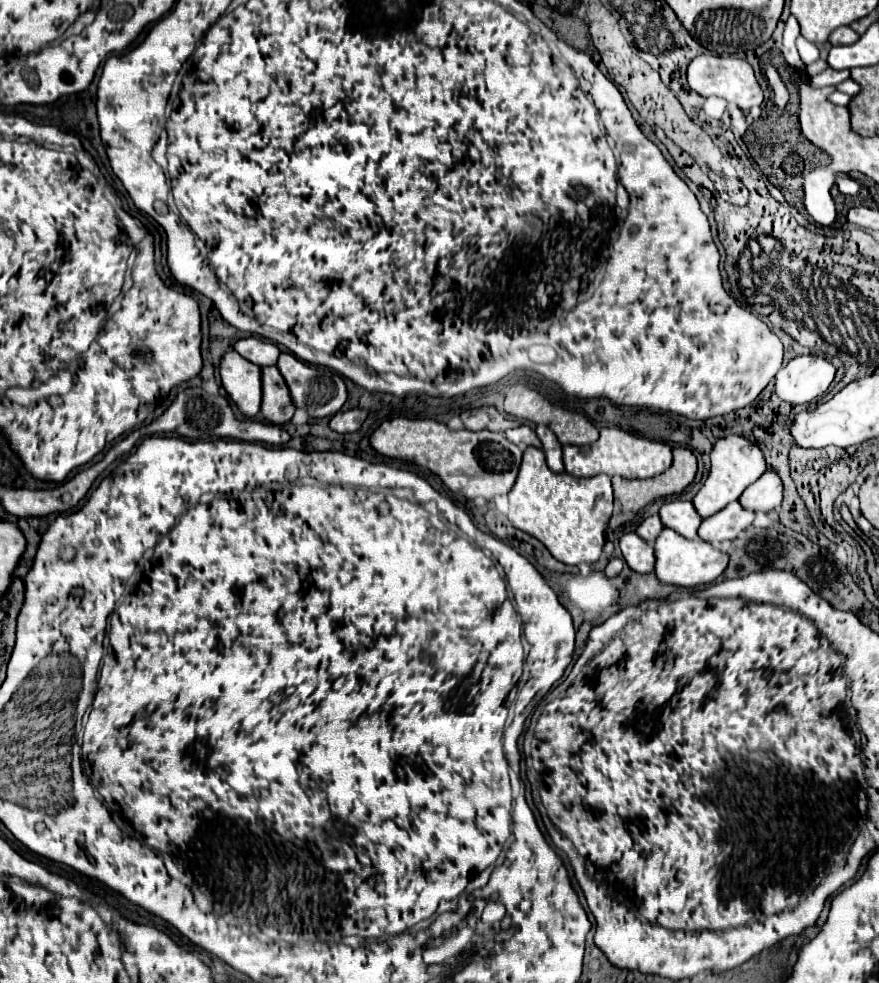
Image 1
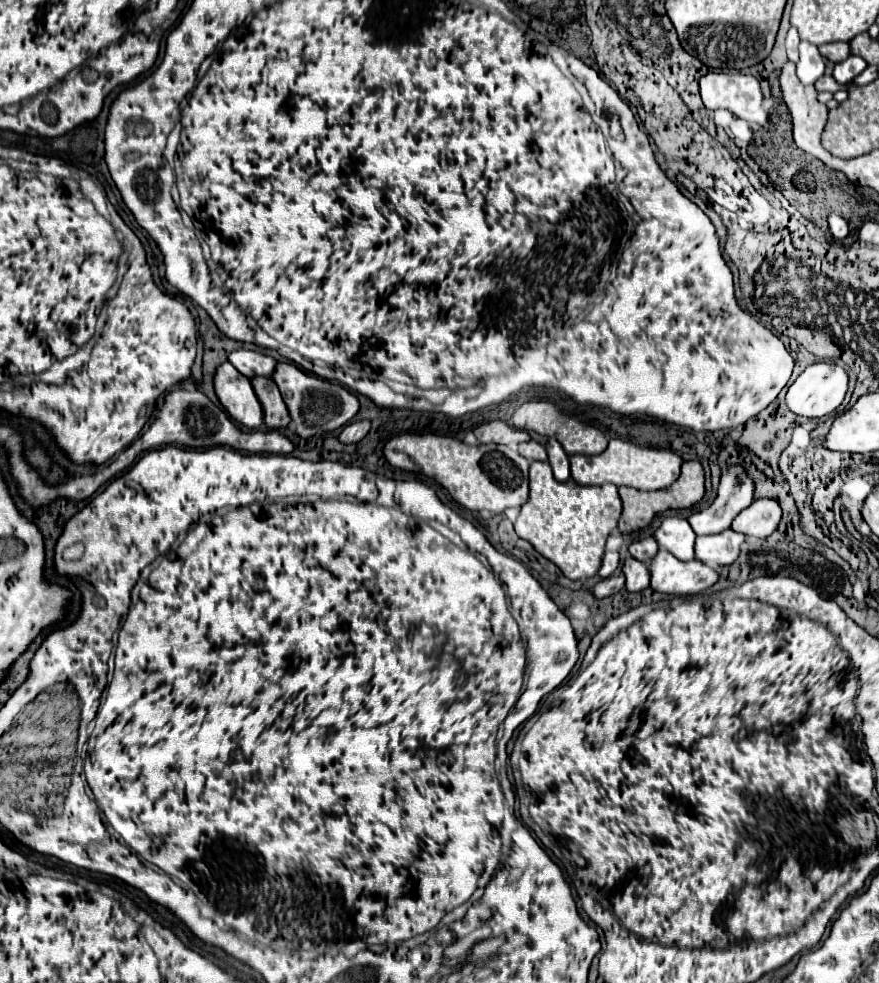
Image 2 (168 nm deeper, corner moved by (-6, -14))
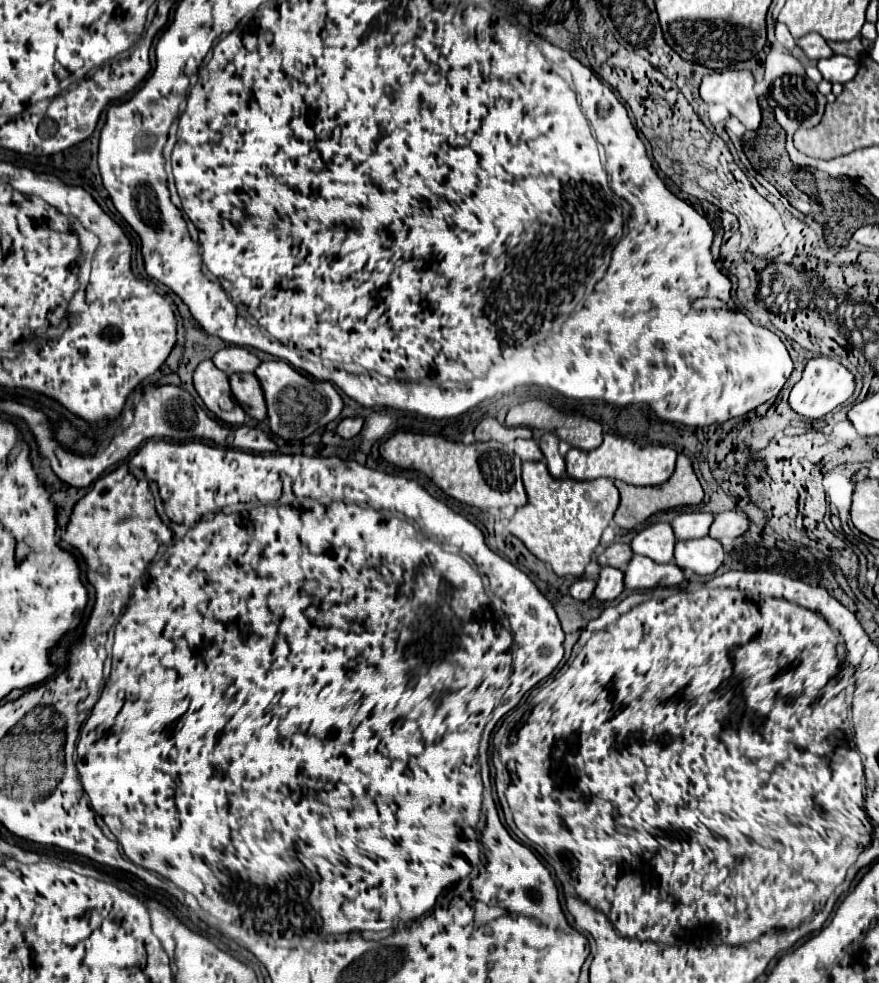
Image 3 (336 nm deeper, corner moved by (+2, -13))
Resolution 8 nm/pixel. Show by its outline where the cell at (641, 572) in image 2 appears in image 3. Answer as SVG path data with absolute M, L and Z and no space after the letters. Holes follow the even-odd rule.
M603 567L601 575L597 579L595 597L599 601L615 601L623 593L623 589L625 589L623 571L621 569L613 569L613 567Z

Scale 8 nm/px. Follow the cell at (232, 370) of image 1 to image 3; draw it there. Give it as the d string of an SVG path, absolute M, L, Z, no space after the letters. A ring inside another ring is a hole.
M213 361L199 363L193 375L193 385L205 401L207 409L213 411L221 421L229 425L245 423L245 411L241 409L241 405L237 405L237 399L229 389L229 377L221 373L221 369L213 365Z

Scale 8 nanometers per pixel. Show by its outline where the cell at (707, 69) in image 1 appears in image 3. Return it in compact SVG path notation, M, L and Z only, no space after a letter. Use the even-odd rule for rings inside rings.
M730 67L729 70L705 75L699 93L705 103L721 103L747 129L757 129L761 123L761 109L753 83L750 70Z

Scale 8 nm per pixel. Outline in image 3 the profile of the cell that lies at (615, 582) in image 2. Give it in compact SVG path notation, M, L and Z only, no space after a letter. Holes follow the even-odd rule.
M577 579L573 585L571 585L571 597L577 599L577 601L587 601L593 597L593 591L595 591L595 581L593 579Z

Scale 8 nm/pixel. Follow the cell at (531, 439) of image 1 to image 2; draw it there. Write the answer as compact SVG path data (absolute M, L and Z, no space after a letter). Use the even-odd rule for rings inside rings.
M527 442L527 444L519 444L519 452L529 458L529 460L547 460L547 452L539 442Z

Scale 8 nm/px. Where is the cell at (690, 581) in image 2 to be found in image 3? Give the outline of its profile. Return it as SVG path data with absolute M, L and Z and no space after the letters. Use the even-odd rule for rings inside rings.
M633 555L625 569L625 589L653 589L653 587L675 587L685 581L683 569L675 563L655 563L649 557Z

